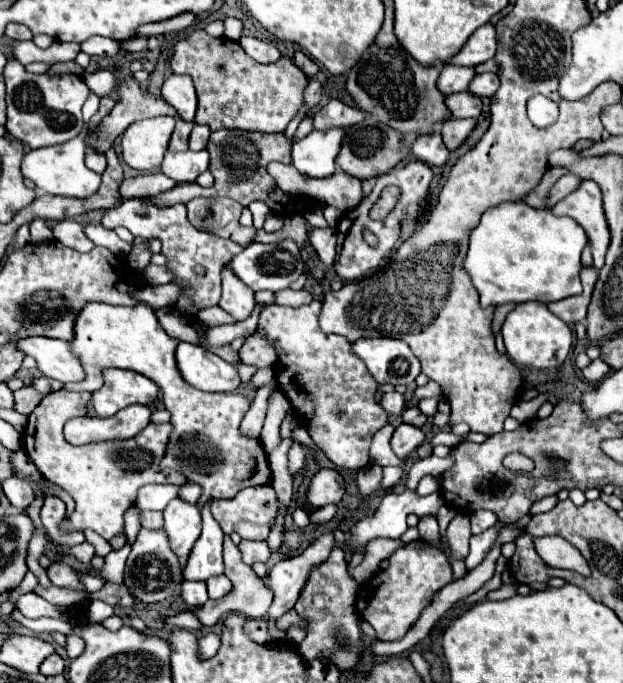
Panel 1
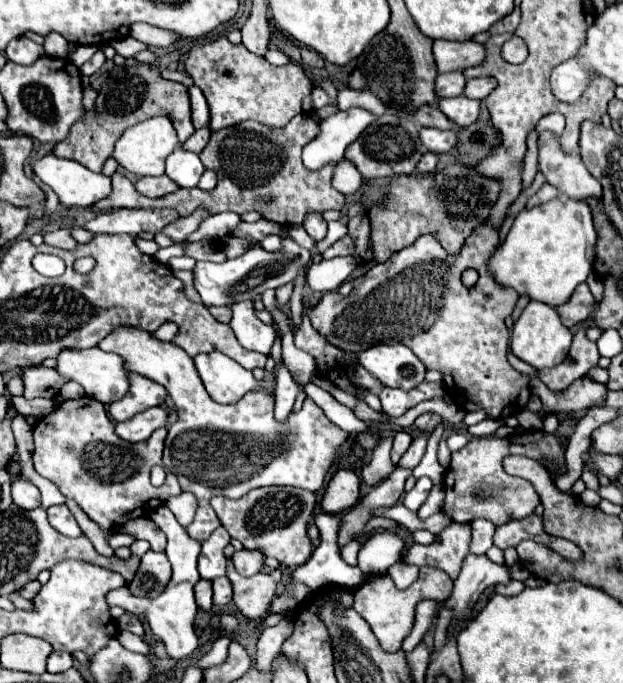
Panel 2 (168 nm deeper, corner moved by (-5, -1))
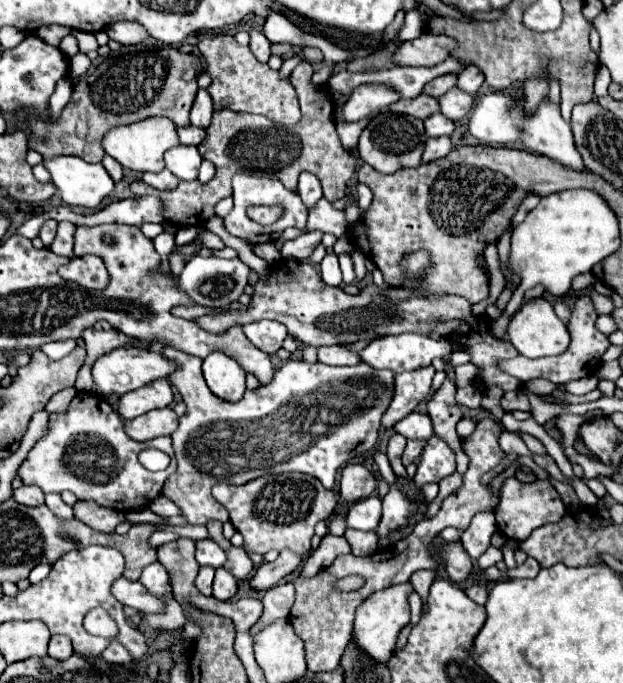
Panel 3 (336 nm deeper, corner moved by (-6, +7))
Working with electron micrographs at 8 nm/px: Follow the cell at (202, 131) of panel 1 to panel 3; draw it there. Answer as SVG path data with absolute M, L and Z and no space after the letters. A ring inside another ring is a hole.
M197 126L179 128L179 142L181 142L181 144L199 146L203 140L205 140L205 130L203 130L203 128L197 128Z

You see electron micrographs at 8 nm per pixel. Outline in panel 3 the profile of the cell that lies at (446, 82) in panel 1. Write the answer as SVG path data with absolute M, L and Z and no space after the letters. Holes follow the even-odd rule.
M443 74L443 76L437 76L435 80L431 80L431 82L425 86L425 94L433 96L433 98L439 98L439 96L443 96L447 90L451 90L455 84L457 84L457 74Z

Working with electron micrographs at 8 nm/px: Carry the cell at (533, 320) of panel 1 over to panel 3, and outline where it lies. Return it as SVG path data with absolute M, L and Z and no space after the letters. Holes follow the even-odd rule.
M535 298L525 302L507 326L511 344L519 350L519 354L527 358L543 358L543 356L559 356L569 346L569 330L553 312L553 306L547 298Z

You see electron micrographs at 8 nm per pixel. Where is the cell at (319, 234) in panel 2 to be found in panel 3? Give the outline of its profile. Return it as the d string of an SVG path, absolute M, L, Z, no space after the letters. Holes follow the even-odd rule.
M301 172L301 176L299 176L299 190L297 192L299 192L303 204L307 206L307 210L311 210L323 198L321 184L311 172Z

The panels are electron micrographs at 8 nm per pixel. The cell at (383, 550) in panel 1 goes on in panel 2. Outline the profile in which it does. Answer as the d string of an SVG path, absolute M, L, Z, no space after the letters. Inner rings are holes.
M450 524L444 528L436 541L430 545L414 543L406 550L402 562L414 566L432 566L446 572L452 580L458 578L462 560L468 556L470 546L470 526L468 524Z

